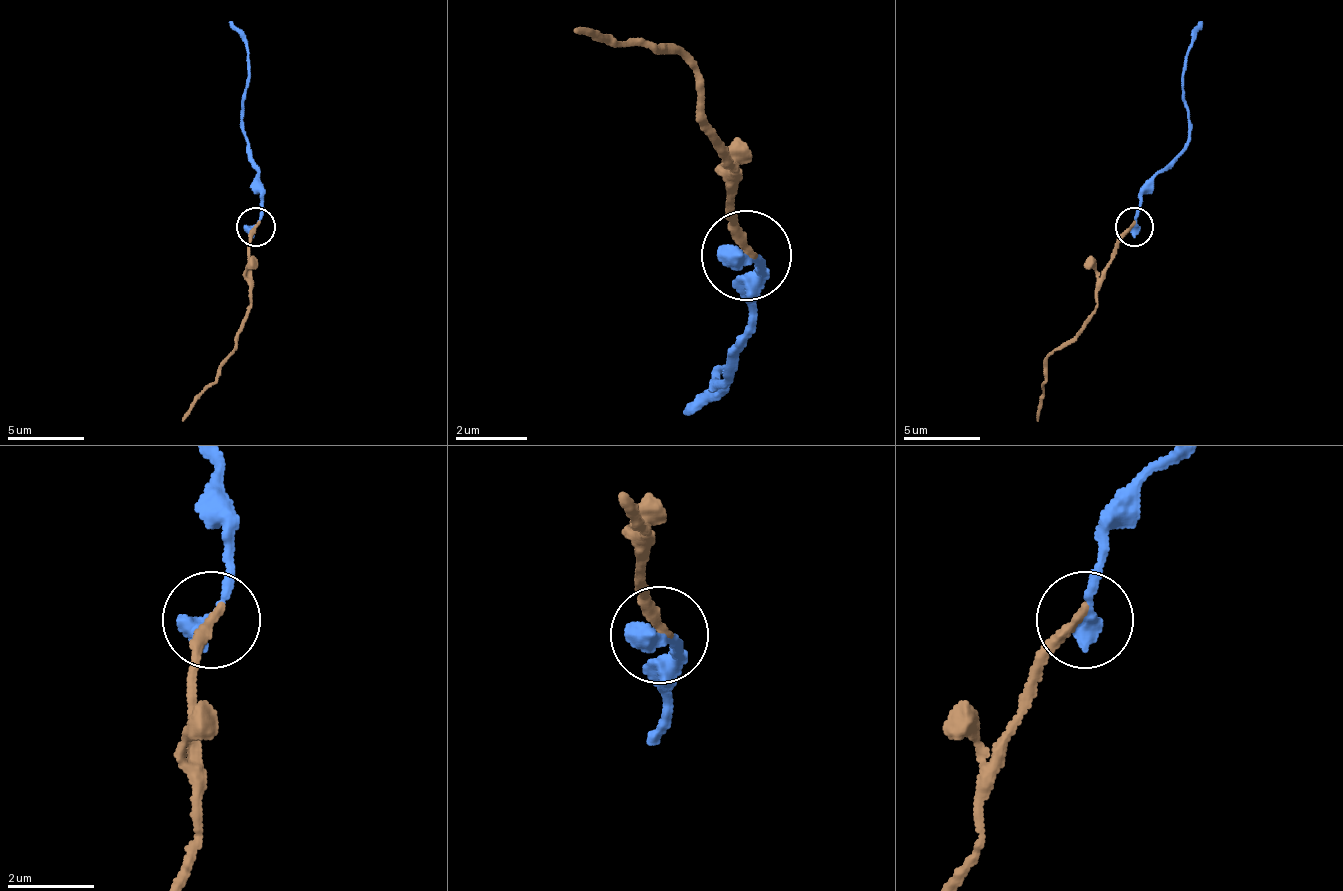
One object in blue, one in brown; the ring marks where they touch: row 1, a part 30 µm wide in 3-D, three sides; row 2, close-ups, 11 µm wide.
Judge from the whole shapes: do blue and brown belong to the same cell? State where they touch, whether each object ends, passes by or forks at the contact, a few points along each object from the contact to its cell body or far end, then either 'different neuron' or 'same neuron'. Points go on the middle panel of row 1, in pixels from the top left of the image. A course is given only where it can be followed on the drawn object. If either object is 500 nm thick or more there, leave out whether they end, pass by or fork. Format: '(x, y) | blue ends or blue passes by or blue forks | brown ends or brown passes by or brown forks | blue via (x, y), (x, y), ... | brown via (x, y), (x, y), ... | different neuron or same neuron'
(746, 255) | blue ends | brown ends | blue via (748, 258), (757, 267), (757, 321), (721, 384), (730, 366), (712, 393), (685, 411) | brown via (748, 258), (730, 222), (730, 168), (703, 78), (676, 51), (577, 33) | same neuron

